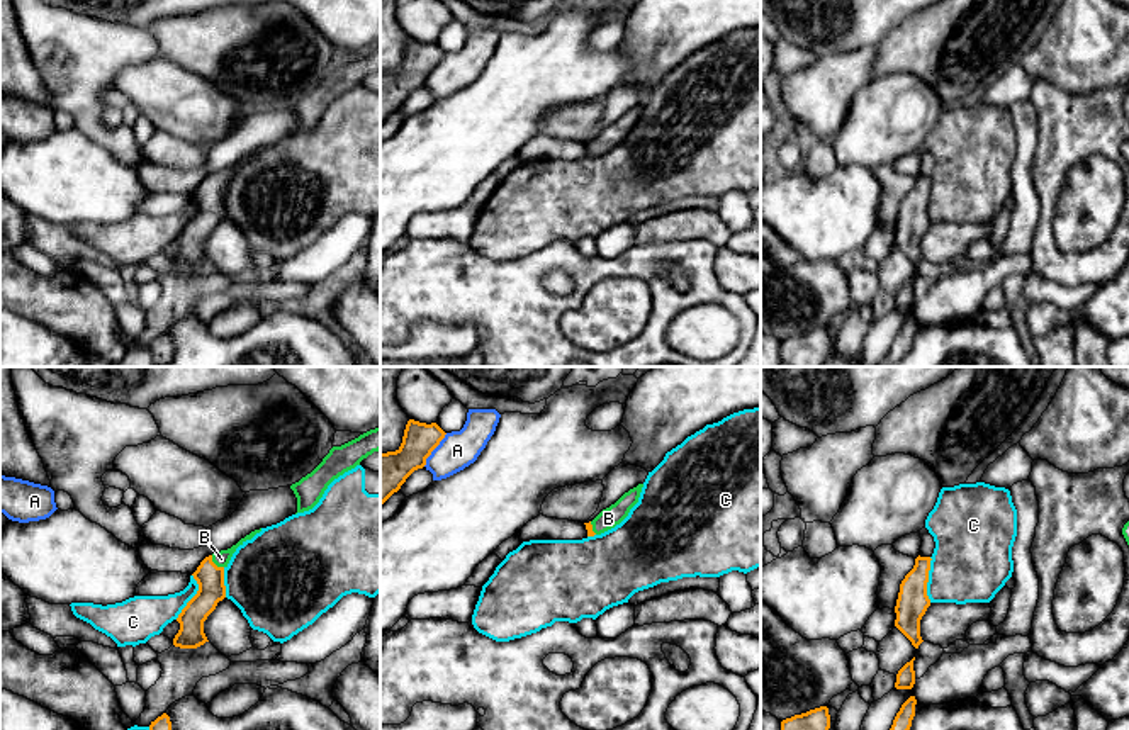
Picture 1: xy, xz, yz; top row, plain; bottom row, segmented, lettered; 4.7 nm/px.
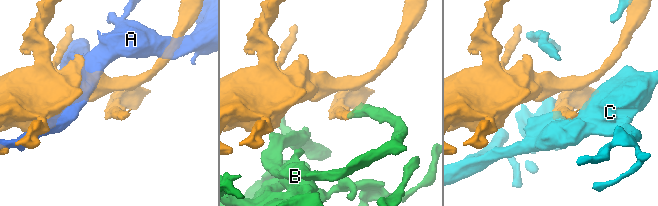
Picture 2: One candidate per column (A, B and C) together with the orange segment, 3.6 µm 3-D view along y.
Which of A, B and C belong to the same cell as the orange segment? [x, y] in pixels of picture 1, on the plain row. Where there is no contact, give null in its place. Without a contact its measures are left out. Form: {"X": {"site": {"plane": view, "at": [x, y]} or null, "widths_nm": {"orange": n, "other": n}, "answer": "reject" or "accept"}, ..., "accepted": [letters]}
{"A": {"site": {"plane": "xz", "at": [433, 68]}, "widths_nm": {"orange": 180, "other": 180}, "answer": "reject"}, "B": {"site": {"plane": "xy", "at": [214, 184]}, "widths_nm": {"orange": 130, "other": 80}, "answer": "accept"}, "C": {"site": {"plane": "yz", "at": [927, 199]}, "widths_nm": {"orange": 150, "other": 380}, "answer": "reject"}, "accepted": ["B"]}

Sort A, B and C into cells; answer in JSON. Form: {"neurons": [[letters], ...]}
{"neurons": [["A"], ["B"], ["C"]]}

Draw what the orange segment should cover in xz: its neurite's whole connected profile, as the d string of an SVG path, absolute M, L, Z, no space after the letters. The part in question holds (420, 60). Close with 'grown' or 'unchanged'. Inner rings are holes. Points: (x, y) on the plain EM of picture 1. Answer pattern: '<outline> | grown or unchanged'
M407 41L401 66L396 71L380 73L380 126L414 90L426 85L426 78L445 54L436 42Z | unchanged

